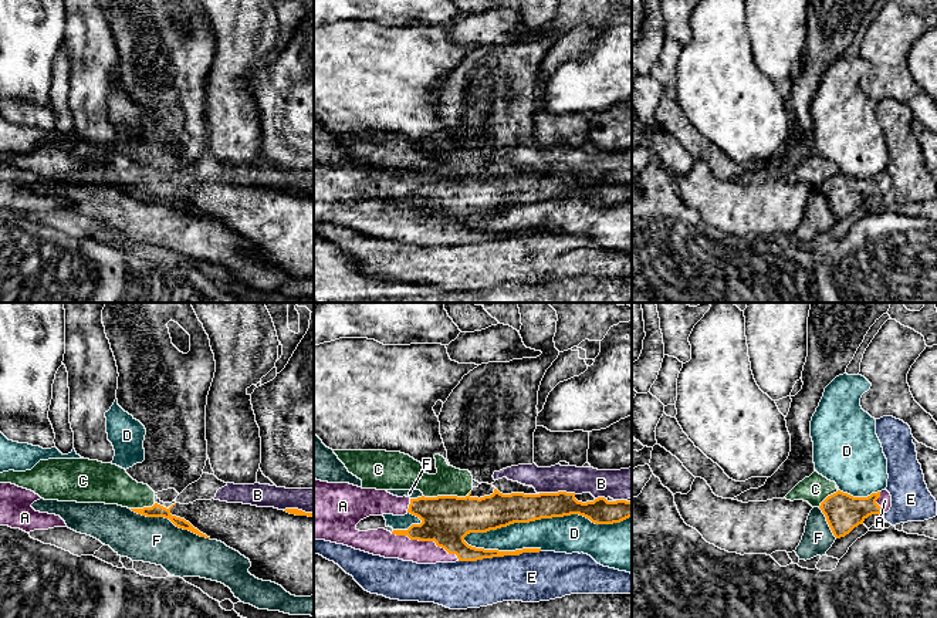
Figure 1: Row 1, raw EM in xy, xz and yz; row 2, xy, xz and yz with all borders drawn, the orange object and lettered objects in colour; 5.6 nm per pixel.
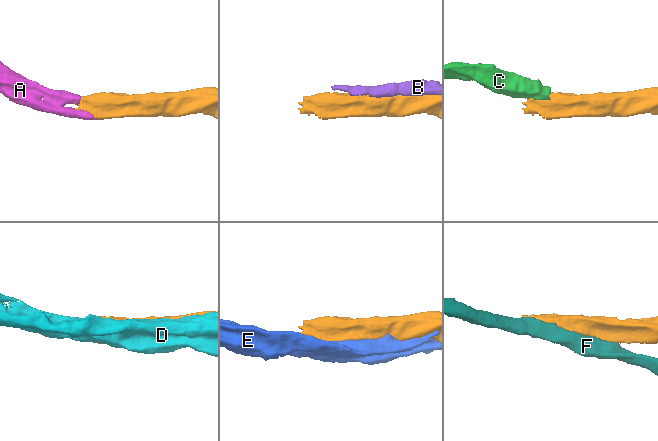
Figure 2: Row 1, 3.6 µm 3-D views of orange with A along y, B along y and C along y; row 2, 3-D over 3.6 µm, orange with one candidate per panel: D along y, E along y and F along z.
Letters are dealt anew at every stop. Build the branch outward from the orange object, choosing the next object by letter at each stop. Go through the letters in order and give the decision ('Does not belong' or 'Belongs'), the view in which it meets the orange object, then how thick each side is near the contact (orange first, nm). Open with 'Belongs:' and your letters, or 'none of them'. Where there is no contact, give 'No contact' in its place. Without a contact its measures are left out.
Belongs: A
A: Belongs. Touches orange in xz. Thickness 280 nm (orange) against 150 nm
B: Does not belong. Touches orange in xz. Thickness 180 nm (orange) against 160 nm
C: Does not belong. Touches orange in xz. Thickness 280 nm (orange) against 180 nm
D: Does not belong. Touches orange in xz. Thickness 180 nm (orange) against 220 nm
E: Does not belong. Touches orange in xz. Thickness 190 nm (orange) against 280 nm
F: Does not belong. Touches orange in xy. Thickness 80 nm (orange) against 260 nm

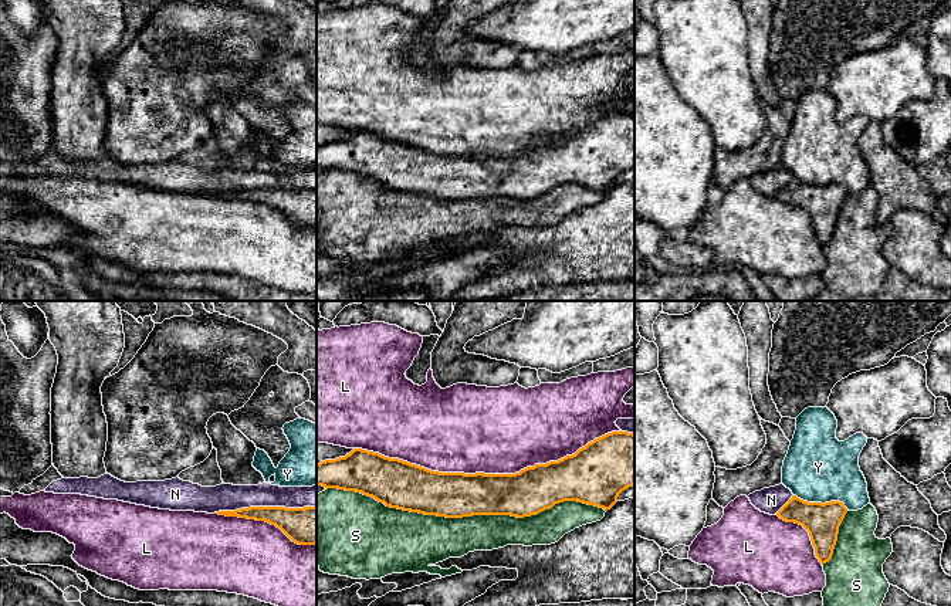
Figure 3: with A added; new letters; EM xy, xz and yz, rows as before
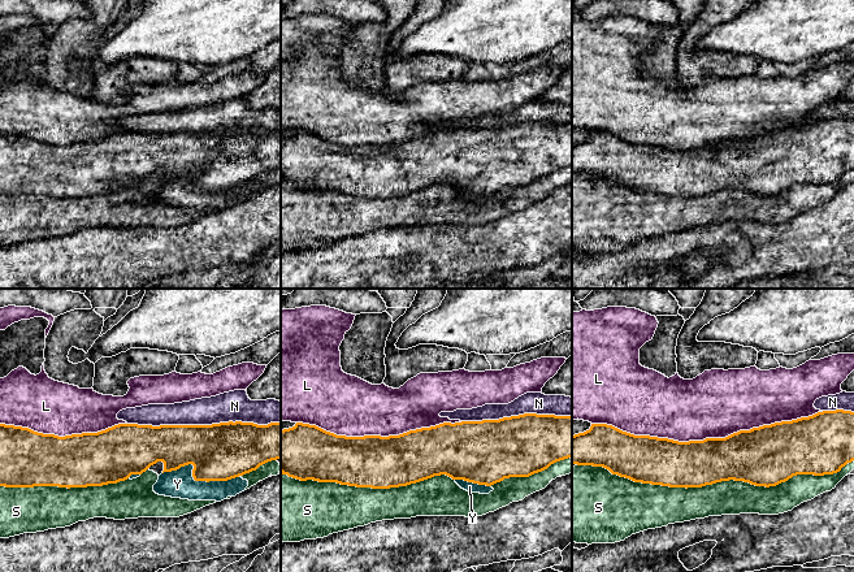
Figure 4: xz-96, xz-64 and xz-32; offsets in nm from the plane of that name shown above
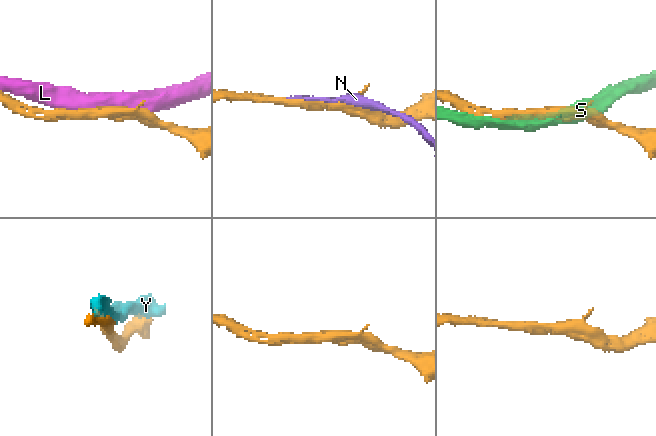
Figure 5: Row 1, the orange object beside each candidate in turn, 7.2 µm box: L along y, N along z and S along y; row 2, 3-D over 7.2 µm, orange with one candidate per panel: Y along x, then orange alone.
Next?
Belongs: none of them
L: Does not belong. Touches orange in xz. Thickness 260 nm (orange) against 480 nm
N: Does not belong. Touches orange in xy. Thickness 200 nm (orange) against 160 nm
S: Does not belong. Touches orange in xz. Thickness 260 nm (orange) against 280 nm
Y: Does not belong. Touches orange in yz. Thickness 200 nm (orange) against 380 nm

